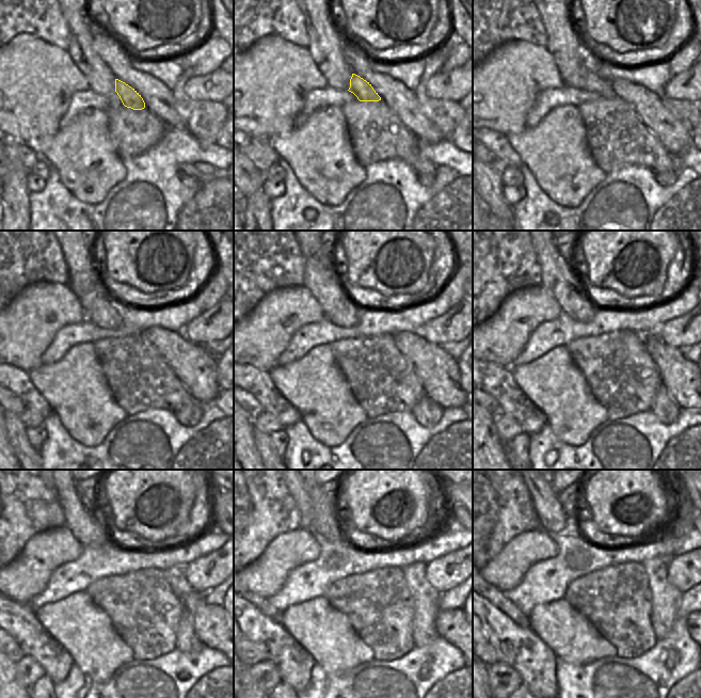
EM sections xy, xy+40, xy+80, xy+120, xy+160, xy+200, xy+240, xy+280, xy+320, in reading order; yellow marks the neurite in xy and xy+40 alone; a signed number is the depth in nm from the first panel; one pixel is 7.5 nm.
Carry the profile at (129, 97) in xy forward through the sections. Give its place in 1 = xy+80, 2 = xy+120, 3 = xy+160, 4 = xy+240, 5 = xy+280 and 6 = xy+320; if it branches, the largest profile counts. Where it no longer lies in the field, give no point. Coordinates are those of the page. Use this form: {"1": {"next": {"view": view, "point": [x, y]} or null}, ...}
{"1": {"next": {"view": "xy+80", "point": [593, 82]}}, "2": {"next": {"view": "xy+120", "point": [100, 308]}}, "3": {"next": {"view": "xy+160", "point": [322, 281]}}, "4": {"next": {"view": "xy+240", "point": [84, 524]}}, "5": {"next": {"view": "xy+280", "point": [325, 523]}}, "6": {"next": {"view": "xy+320", "point": [571, 516]}}}

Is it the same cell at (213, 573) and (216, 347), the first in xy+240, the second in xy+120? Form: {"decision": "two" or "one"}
{"decision": "two"}

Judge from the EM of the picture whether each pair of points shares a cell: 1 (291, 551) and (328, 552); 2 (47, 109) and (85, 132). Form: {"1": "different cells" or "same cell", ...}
{"1": "different cells", "2": "different cells"}

